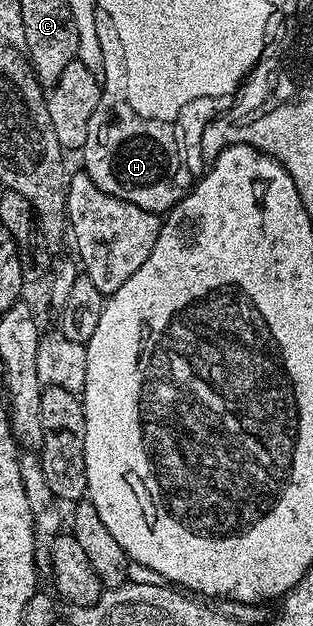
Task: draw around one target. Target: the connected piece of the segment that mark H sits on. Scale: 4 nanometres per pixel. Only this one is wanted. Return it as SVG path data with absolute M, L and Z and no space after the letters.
M114 38L104 39L101 58L105 58L105 74L101 77L103 93L97 102L97 110L93 110L93 118L89 118L89 138L85 138L85 146L81 149L81 156L83 156L83 164L81 164L82 171L87 172L89 178L93 178L93 182L97 182L97 186L101 186L101 190L105 194L113 194L125 202L133 202L133 206L141 206L141 210L149 210L156 214L166 214L175 207L177 202L181 202L181 198L187 196L187 193L191 191L197 177L204 171L205 161L203 159L203 151L201 150L201 134L203 133L203 129L202 127L196 126L196 128L183 128L180 132L174 132L171 126L159 126L156 127L159 128L156 132L135 132L135 124L138 125L140 123L140 118L133 109L127 106L127 75L125 74L125 62L123 61L121 42Z

